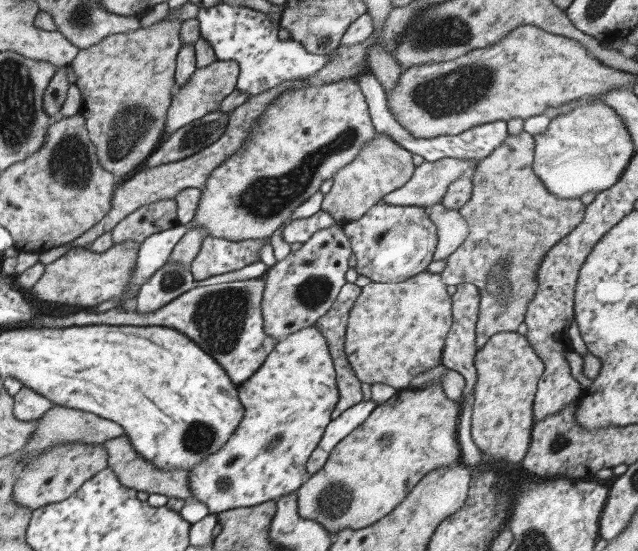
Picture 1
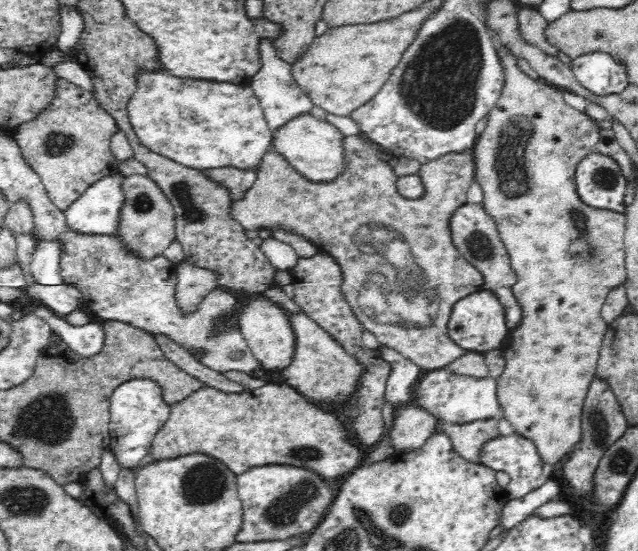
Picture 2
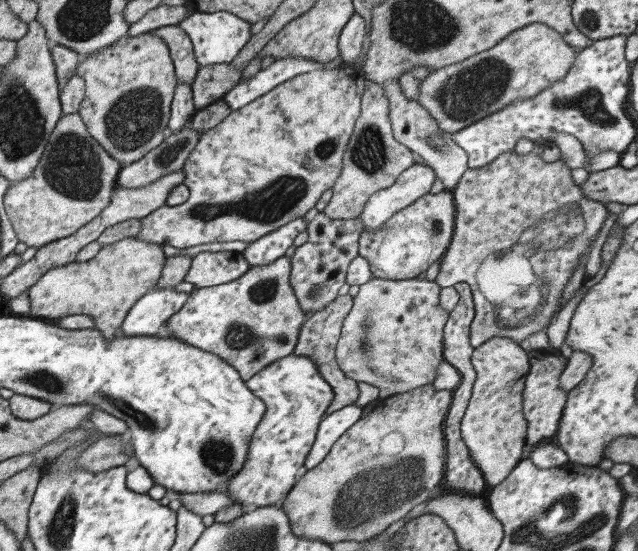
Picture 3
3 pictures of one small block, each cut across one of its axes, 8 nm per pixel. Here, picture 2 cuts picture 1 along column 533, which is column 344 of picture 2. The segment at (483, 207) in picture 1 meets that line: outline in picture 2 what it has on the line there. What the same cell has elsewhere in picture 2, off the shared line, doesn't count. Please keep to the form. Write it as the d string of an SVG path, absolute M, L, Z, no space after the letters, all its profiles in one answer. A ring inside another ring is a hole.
M346 136L344 148L348 162L346 172L342 172L342 176L338 176L334 182L320 184L302 178L278 152L270 150L262 158L254 186L242 200L234 202L232 216L240 226L244 226L244 230L258 232L270 230L274 226L286 226L288 230L306 236L310 242L314 242L314 246L320 246L320 250L330 252L330 256L342 268L342 292L346 300L364 328L376 334L380 346L396 350L422 370L450 366L468 354L468 350L460 348L448 336L450 312L464 296L482 292L484 284L484 276L478 272L478 268L470 266L462 258L452 238L452 216L460 206L468 204L468 190L476 182L474 150L466 150L462 154L444 154L422 164L418 176L424 188L424 196L418 200L408 200L398 192L398 176L394 168L386 162L386 158L378 156L370 140L362 136Z

